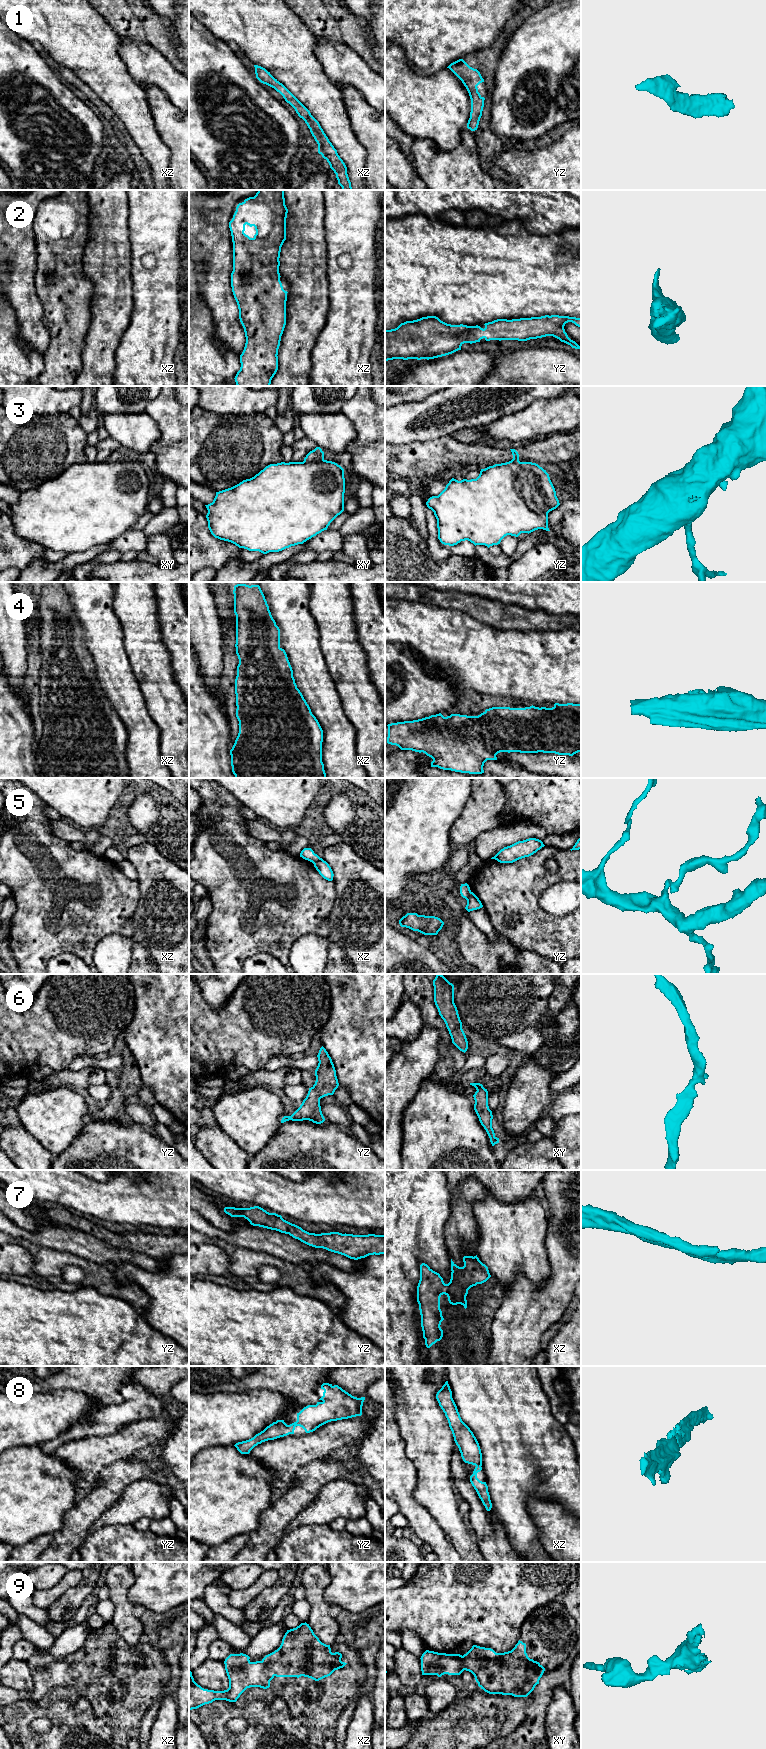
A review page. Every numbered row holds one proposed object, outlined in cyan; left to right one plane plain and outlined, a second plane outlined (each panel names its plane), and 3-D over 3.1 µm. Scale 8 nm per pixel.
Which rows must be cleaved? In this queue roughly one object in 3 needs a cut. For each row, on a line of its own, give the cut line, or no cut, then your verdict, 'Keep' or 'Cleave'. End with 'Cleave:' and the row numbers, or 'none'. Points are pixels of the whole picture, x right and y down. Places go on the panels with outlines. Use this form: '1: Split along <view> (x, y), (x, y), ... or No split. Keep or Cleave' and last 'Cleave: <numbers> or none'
1: No split. Keep
2: No split. Keep
3: Split along xy (323, 459), (304, 461). Cleave
4: No split. Keep
5: Split along yz (470, 891), (466, 899). Cleave
6: No split. Keep
7: No split. Keep
8: No split. Keep
9: No split. Keep
Cleave: 3, 5

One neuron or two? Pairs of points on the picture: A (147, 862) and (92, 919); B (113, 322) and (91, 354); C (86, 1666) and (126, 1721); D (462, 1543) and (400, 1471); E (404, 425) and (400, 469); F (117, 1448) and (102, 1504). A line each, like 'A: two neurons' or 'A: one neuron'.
A: two neurons
B: one neuron
C: one neuron
D: two neurons
E: two neurons
F: two neurons

